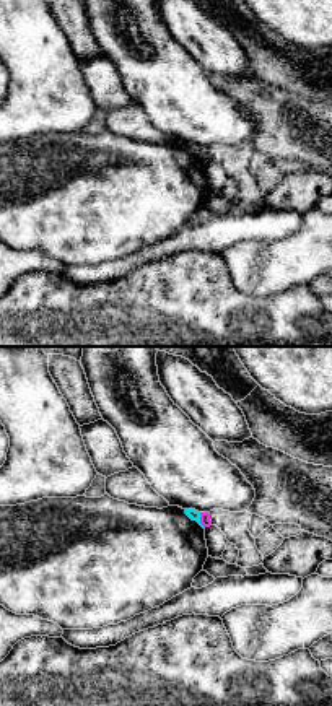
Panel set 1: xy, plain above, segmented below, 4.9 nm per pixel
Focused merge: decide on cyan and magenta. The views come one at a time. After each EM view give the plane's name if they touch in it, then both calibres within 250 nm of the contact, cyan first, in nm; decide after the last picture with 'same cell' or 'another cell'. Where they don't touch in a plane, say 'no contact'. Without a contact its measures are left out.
meets cyan in xy; 50 nm thick on the cyan side, 50 nm on the other

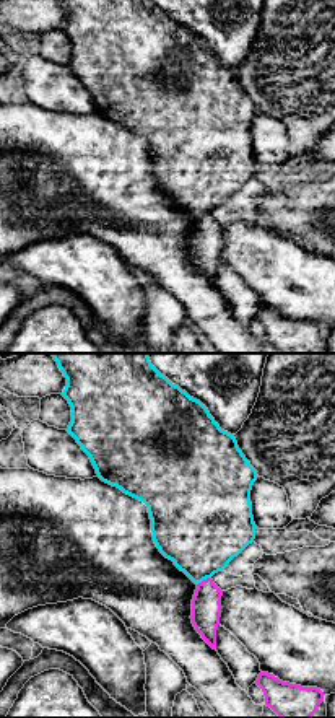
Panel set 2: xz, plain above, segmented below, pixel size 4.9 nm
meets cyan in xz; 440 nm thick on the cyan side, 140 nm on the other

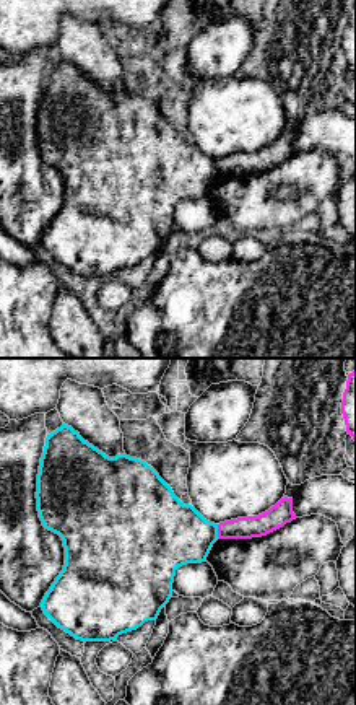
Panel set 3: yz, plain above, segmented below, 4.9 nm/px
meets cyan in yz; 340 nm thick on the cyan side, 110 nm on the other

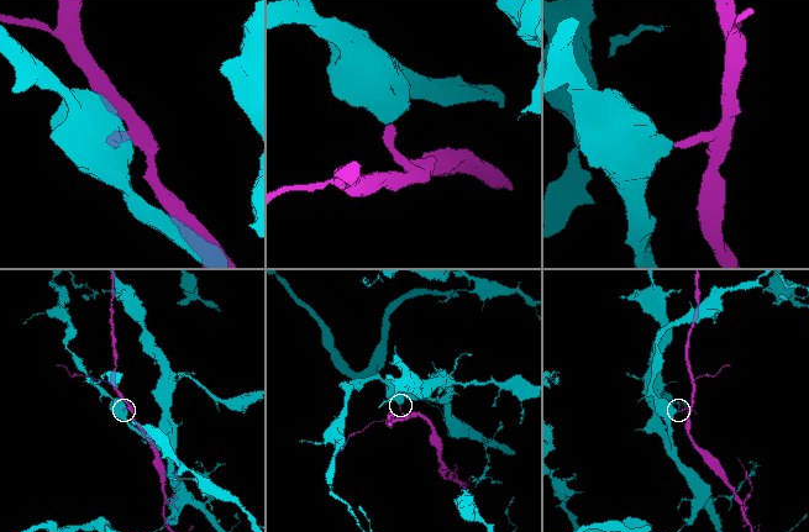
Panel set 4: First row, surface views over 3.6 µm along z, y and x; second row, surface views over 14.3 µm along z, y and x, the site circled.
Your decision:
another cell

